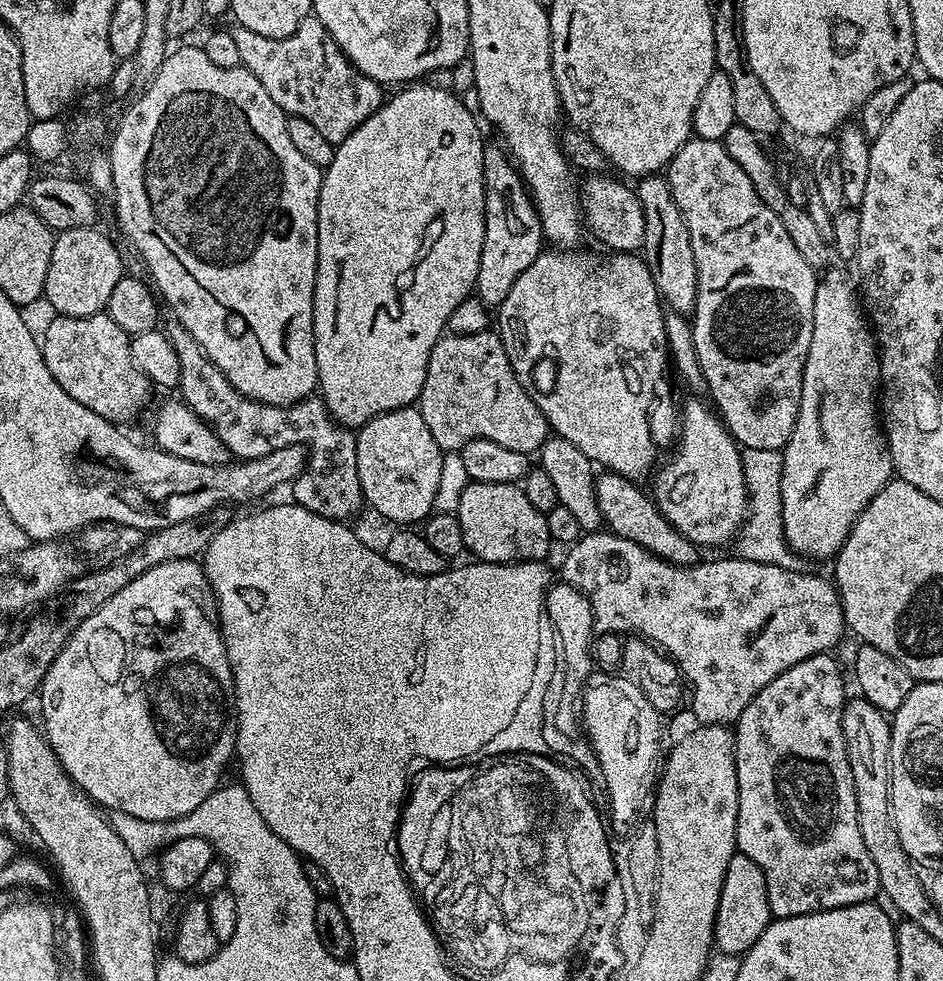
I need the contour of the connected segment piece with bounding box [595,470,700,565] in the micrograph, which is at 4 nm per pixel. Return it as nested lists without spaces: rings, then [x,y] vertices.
[[[603,471],[596,477],[595,497],[603,523],[618,537],[637,542],[646,551],[674,565],[694,565],[699,563],[699,547],[690,542],[680,531],[670,526],[661,514],[651,495],[639,483],[626,479],[617,472]]]

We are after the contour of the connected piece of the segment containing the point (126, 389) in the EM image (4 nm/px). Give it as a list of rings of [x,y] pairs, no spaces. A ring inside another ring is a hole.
[[[106,314],[94,316],[51,317],[53,320],[42,332],[44,361],[54,374],[54,382],[74,398],[82,402],[86,410],[94,410],[102,418],[113,422],[132,420],[148,404],[154,393],[154,385],[134,366],[132,342],[129,336]]]

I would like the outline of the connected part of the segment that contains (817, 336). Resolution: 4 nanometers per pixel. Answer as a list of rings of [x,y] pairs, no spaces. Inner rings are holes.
[[[829,267],[816,281],[816,293],[814,294],[814,330],[810,338],[810,350],[806,354],[806,366],[802,378],[802,398],[798,410],[798,422],[794,426],[794,434],[790,434],[790,442],[782,450],[782,522],[786,542],[795,551],[797,556],[812,560],[824,560],[835,557],[840,548],[846,542],[854,522],[862,514],[862,510],[882,490],[888,481],[893,479],[892,455],[888,449],[888,437],[884,435],[881,417],[878,415],[878,385],[880,384],[880,354],[876,337],[869,321],[866,319],[865,309],[862,307],[862,296],[858,291],[858,280],[851,271],[844,268]]]

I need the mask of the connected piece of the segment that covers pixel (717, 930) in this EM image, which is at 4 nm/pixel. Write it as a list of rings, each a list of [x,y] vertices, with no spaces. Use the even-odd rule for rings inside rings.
[[[734,855],[730,858],[730,866],[726,866],[726,878],[722,882],[718,912],[714,922],[712,938],[716,952],[725,952],[737,958],[743,957],[762,938],[774,917],[770,910],[770,898],[766,894],[766,878],[758,866],[758,862],[750,862],[750,858]]]

